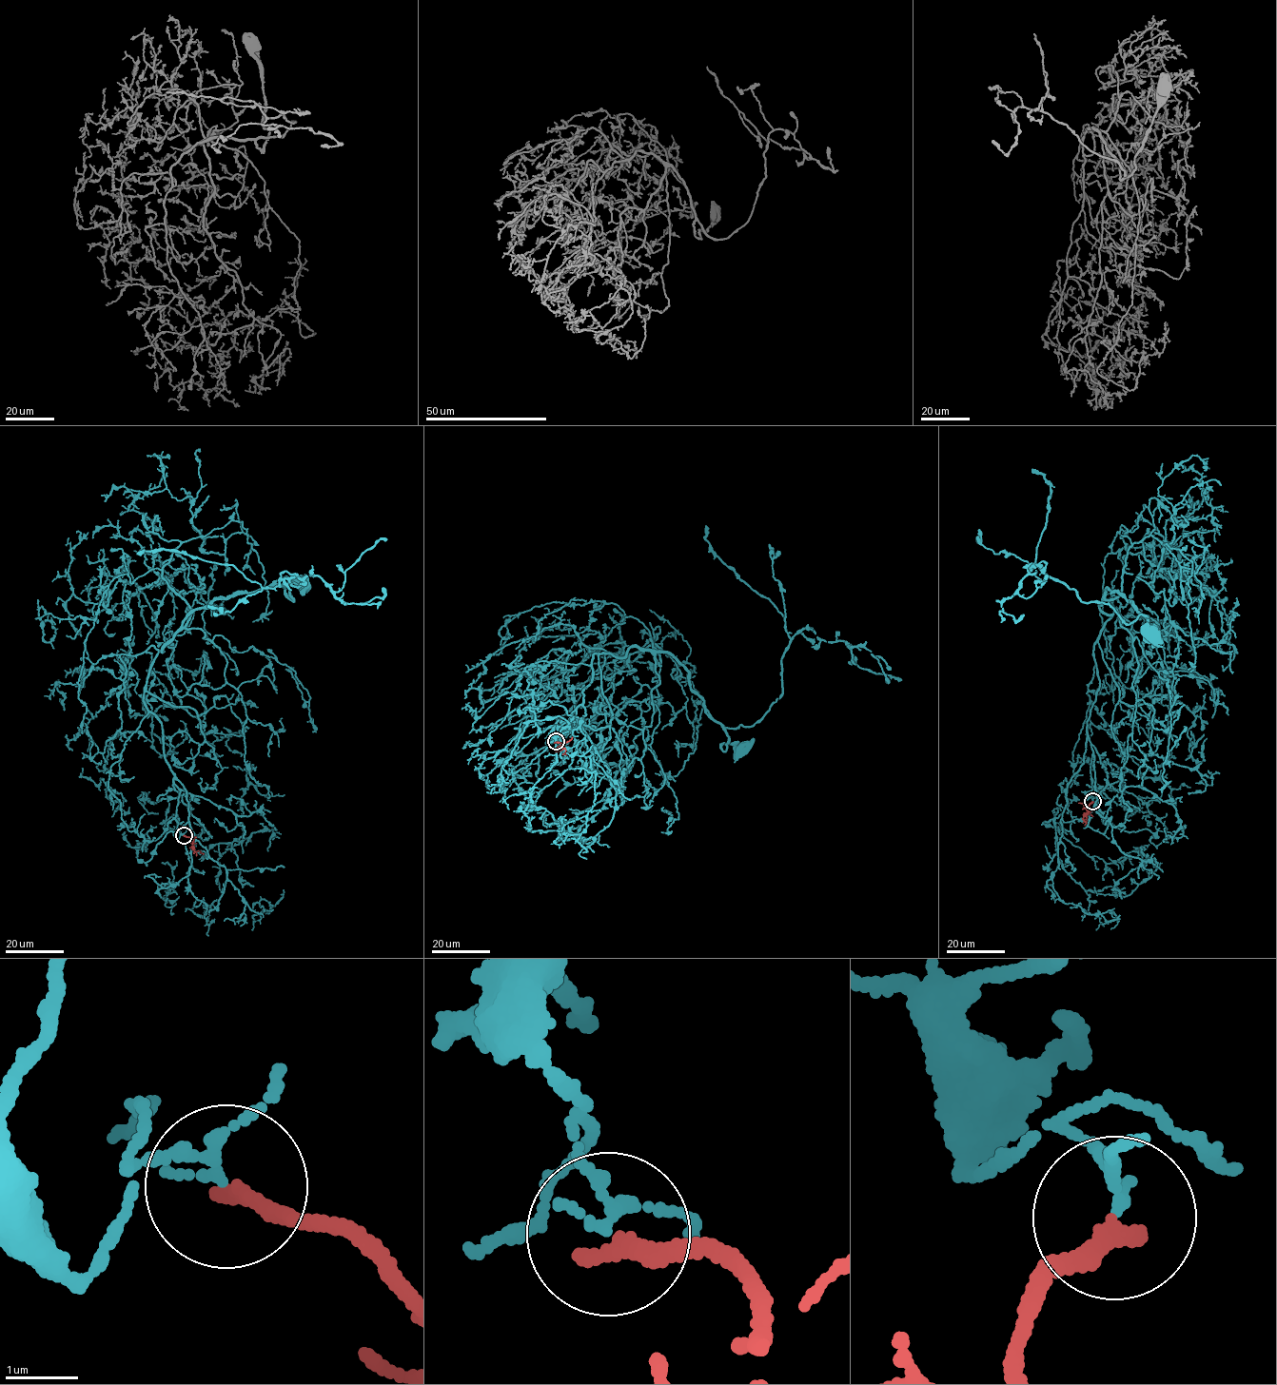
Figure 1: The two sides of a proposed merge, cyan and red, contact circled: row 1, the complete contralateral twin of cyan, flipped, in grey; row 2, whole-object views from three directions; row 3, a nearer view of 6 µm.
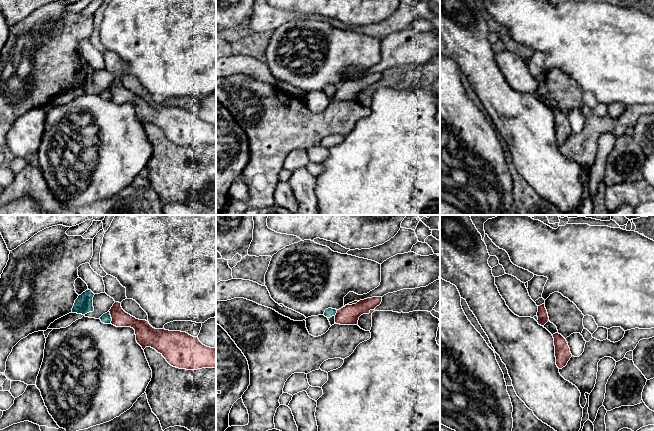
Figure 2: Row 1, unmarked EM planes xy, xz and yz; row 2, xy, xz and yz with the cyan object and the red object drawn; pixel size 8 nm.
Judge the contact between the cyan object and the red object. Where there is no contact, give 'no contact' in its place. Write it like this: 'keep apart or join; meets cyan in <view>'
keep apart; meets cyan in xy

